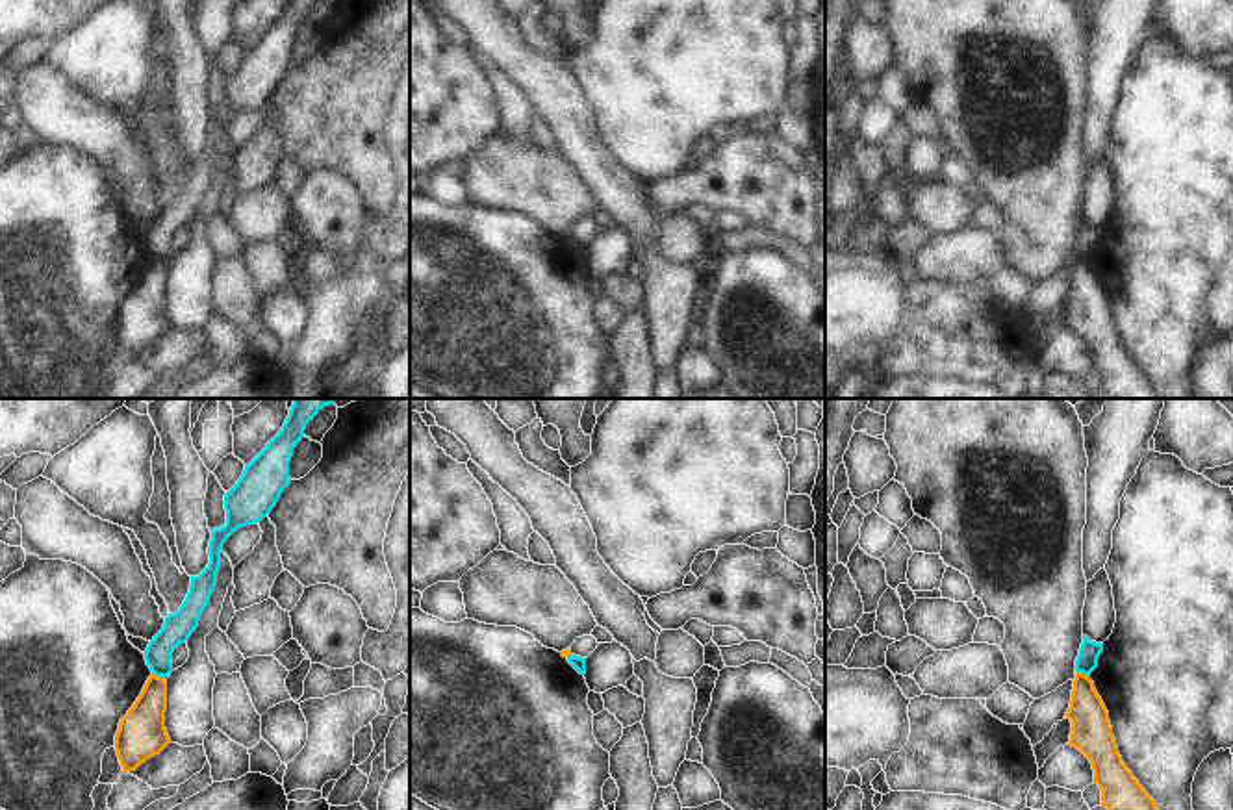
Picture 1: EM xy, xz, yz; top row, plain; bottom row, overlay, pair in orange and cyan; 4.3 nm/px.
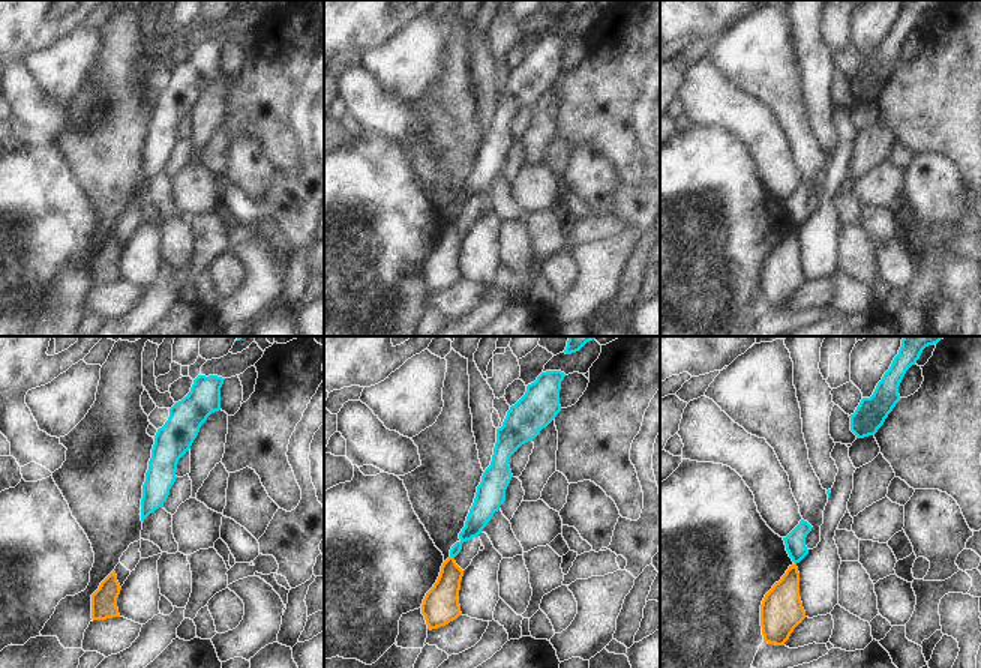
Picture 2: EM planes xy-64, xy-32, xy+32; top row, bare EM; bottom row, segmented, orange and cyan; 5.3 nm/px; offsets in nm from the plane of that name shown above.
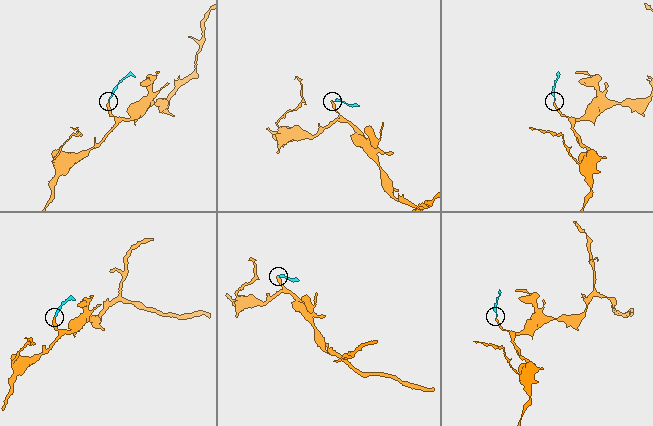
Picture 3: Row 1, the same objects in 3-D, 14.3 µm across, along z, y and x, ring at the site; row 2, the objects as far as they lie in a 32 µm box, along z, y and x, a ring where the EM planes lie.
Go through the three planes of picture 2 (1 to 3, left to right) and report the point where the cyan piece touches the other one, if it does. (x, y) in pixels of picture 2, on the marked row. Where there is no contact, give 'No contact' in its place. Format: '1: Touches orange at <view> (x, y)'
1: No contact
2: Touches orange at xy-32 (452, 557)
3: No contact

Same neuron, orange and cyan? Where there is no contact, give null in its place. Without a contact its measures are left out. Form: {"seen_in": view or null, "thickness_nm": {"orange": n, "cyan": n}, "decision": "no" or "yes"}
{"seen_in": "xy", "thickness_nm": {"orange": 200, "cyan": 130}, "decision": "no"}

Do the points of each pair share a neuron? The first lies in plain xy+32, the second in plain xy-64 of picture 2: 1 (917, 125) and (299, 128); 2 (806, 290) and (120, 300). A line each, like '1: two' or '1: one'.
1: two
2: one

